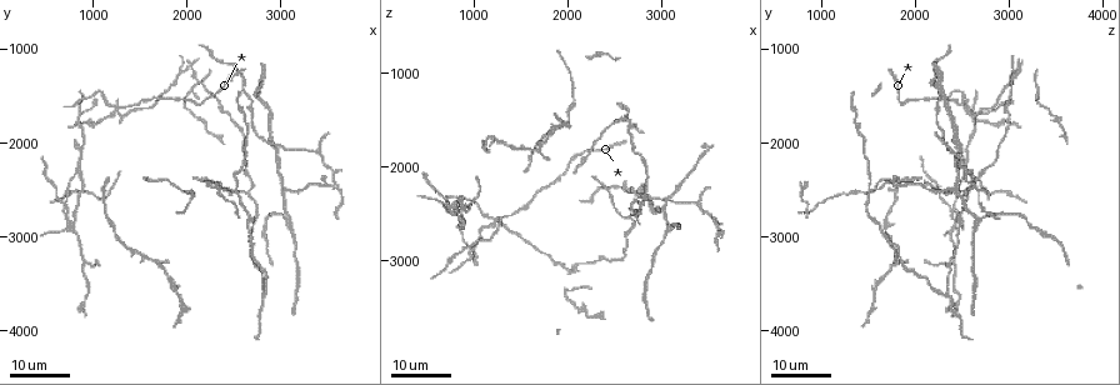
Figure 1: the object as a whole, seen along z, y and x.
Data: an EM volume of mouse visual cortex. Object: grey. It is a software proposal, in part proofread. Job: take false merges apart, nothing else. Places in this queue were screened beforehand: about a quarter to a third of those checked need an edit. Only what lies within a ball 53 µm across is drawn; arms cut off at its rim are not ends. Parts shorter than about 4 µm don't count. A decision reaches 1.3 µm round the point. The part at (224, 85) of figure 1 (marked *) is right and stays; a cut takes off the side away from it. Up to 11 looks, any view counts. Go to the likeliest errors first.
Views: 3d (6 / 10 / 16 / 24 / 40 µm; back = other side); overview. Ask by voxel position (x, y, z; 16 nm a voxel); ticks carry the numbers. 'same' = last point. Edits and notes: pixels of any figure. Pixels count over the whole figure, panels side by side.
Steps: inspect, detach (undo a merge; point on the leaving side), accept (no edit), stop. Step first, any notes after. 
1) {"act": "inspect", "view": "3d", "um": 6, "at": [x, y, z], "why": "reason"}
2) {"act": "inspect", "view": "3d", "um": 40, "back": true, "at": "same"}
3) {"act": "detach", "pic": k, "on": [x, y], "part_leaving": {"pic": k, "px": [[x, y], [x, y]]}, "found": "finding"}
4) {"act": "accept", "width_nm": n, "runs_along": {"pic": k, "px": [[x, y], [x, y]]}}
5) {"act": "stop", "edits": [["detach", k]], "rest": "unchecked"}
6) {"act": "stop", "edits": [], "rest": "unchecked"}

{"act": "inspect", "view": "3d", "um": 16, "at": [2500, 2500, 1540], "why": "branch point"}

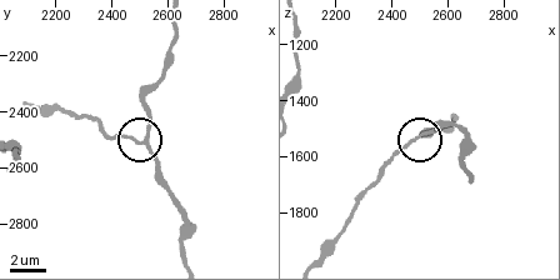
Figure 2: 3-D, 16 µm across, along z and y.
{"act": "inspect", "view": "3d", "um": 6, "at": [2510, 2500, 1520], "why": "zoom in"}

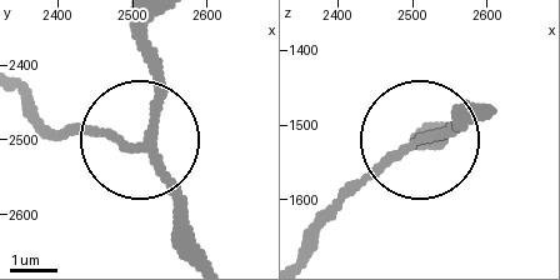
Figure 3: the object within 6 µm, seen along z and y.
{"act": "detach", "pic": 3, "on": [96, 133], "part_leaving": {"pic": 3, "px": [[136, 146], [61, 135], [21, 99]]}, "found": "a second neuron is stuck on"}

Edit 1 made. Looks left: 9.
{"act": "inspect", "view": "overview", "why": "see it whole again"}

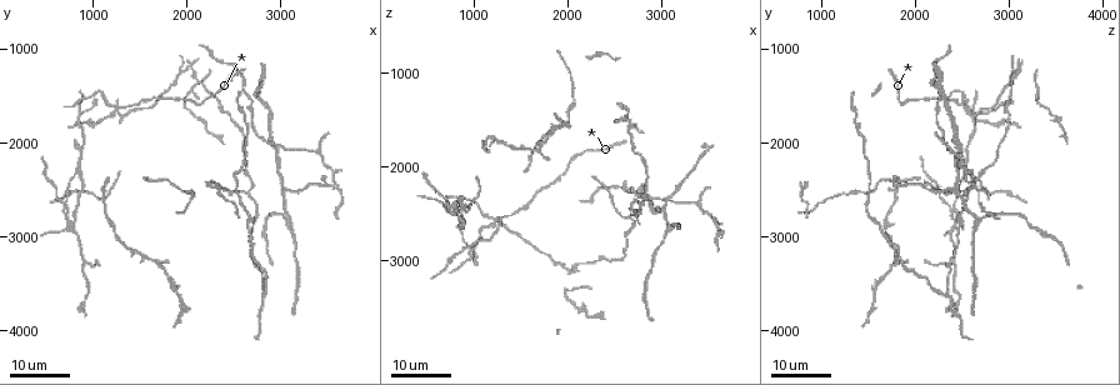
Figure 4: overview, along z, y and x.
{"act": "inspect", "view": "3d", "um": 16, "at": [1260, 1640, 2580], "why": "four or more arms meet"}

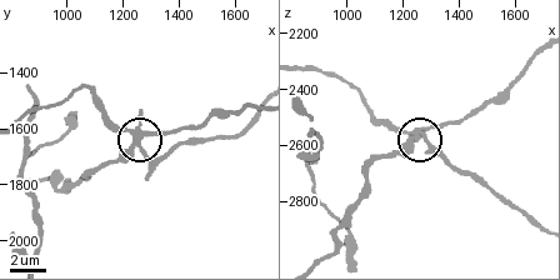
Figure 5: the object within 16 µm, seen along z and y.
{"act": "inspect", "view": "3d", "um": 6, "at": [1240, 1660, 2570]}

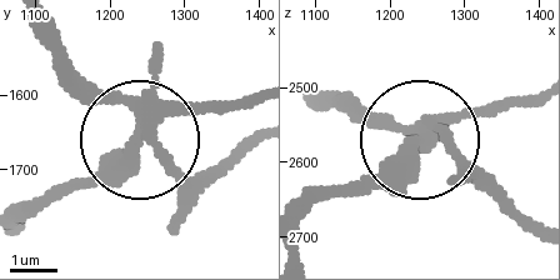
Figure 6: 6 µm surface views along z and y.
{"act": "detach", "pic": 6, "on": [173, 174], "width_nm": 360, "part_leaving": {"pic": 6, "px": [[145, 121], [205, 176], [253, 145]]}, "found": "two neurons meet here"}

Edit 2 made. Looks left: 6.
{"act": "inspect", "view": "overview"}

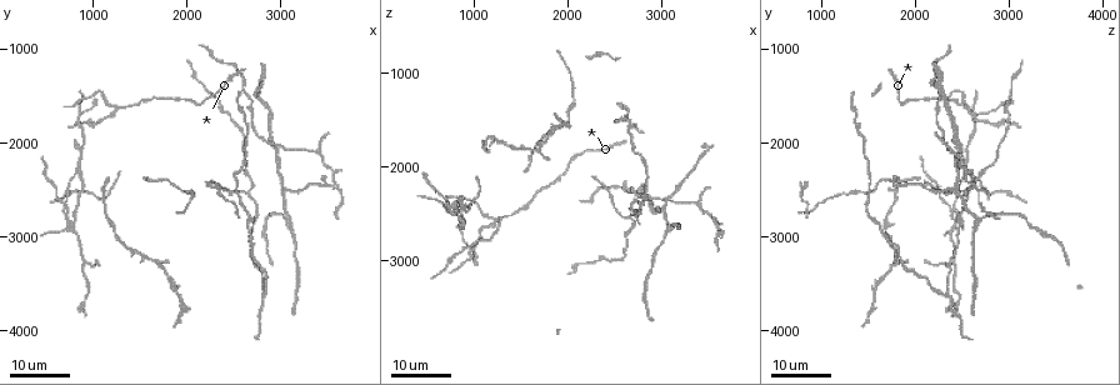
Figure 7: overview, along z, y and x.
{"act": "inspect", "view": "3d", "um": 24, "at": [2680, 1520, 2260], "why": "branch point"}

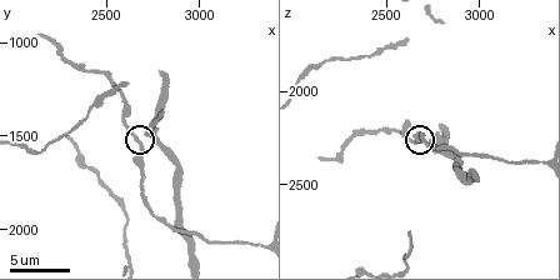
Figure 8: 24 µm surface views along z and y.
{"act": "inspect", "view": "3d", "um": 10, "at": [2680, 1500, 2280]}

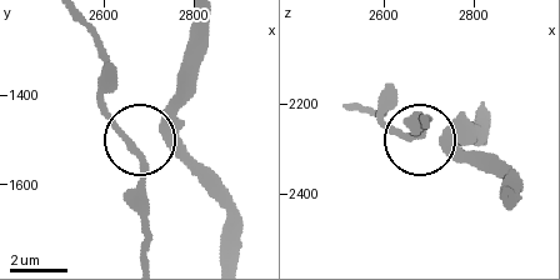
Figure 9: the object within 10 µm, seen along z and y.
{"act": "accept", "width_nm": 180, "found": "continuous, no second neuron"}

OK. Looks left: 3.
{"act": "inspect", "view": "3d", "um": 24, "at": [2800, 3600, 2320], "why": "three arms meet"}

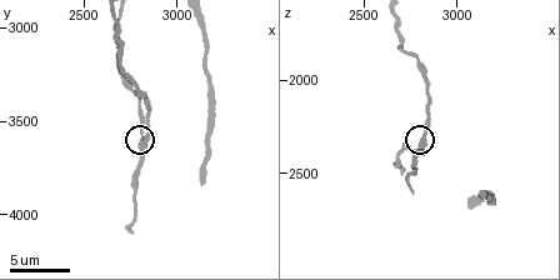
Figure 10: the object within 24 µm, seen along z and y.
{"act": "inspect", "view": "3d", "um": 6, "at": "same", "why": "closer look"}

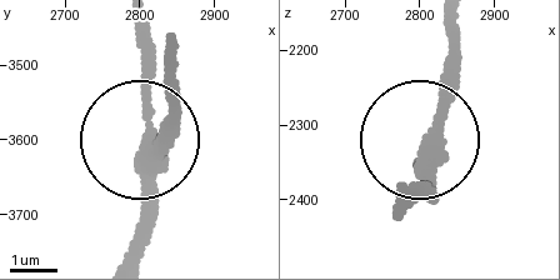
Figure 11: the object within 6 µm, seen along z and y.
{"act": "accept", "arms": 3, "found": "one neuron here"}

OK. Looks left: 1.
{"act": "stop", "edits": [["detach", 3], ["detach", 6]], "rest": "unchecked"}

